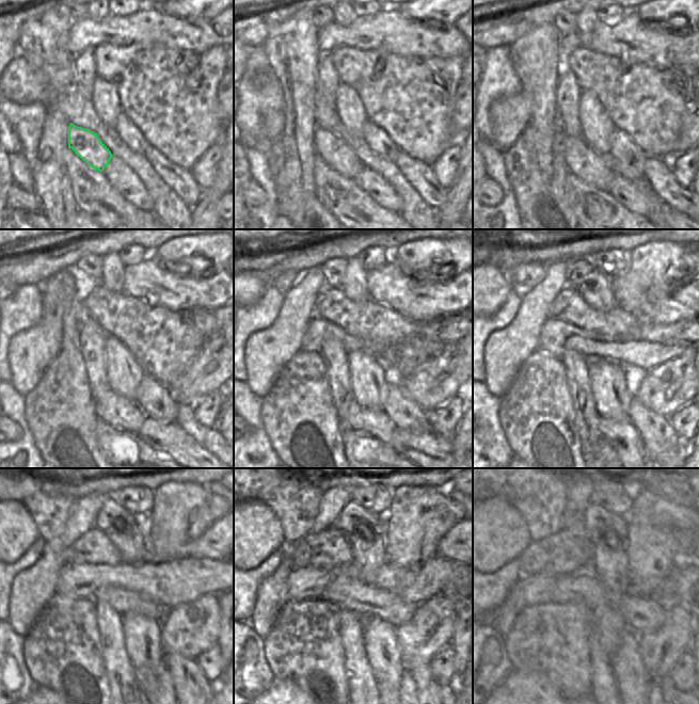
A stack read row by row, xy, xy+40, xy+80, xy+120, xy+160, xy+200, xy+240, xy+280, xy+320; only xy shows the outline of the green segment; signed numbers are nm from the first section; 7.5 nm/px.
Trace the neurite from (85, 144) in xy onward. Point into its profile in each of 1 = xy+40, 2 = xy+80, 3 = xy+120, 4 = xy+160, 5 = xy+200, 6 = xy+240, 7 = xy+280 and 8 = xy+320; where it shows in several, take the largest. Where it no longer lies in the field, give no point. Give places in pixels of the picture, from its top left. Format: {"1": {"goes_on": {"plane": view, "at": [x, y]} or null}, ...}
{"1": {"goes_on": {"plane": "xy+40", "at": [333, 150]}}, "2": {"goes_on": {"plane": "xy+80", "at": [582, 161]}}, "3": {"goes_on": {"plane": "xy+120", "at": [111, 408]}}, "4": {"goes_on": {"plane": "xy+160", "at": [375, 421]}}, "5": {"goes_on": {"plane": "xy+200", "at": [624, 433]}}, "6": {"goes_on": {"plane": "xy+240", "at": [162, 685]}}, "7": {"goes_on": {"plane": "xy+280", "at": [408, 685]}}, "8": {"goes_on": {"plane": "xy+320", "at": [653, 685]}}}

